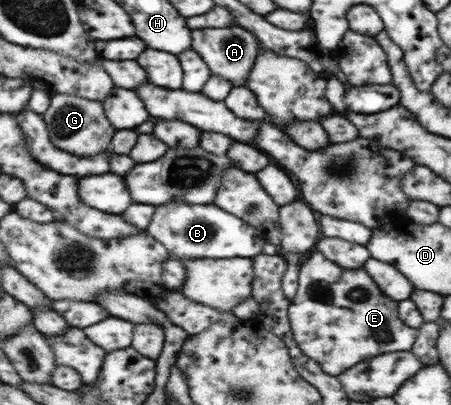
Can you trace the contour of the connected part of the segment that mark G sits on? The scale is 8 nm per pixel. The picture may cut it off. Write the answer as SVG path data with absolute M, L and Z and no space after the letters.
M55 93L50 96L49 107L42 117L53 146L66 153L88 157L110 150L115 131L105 116L102 102L66 93Z

